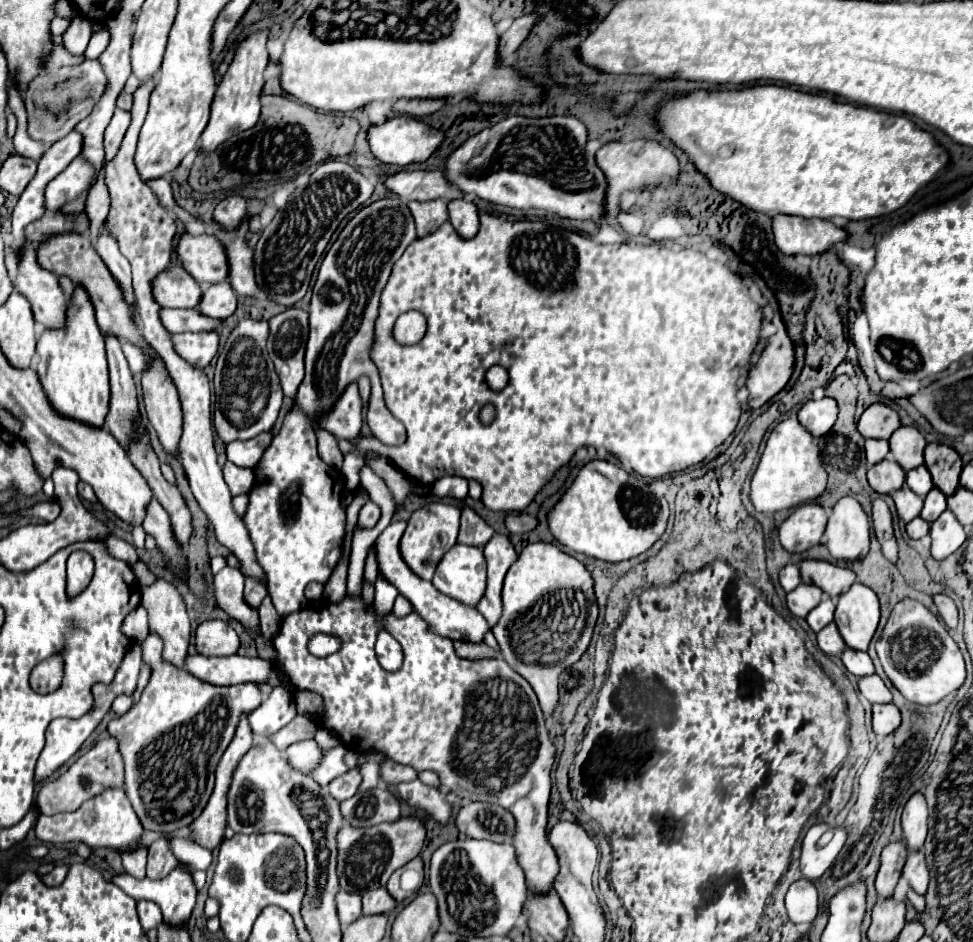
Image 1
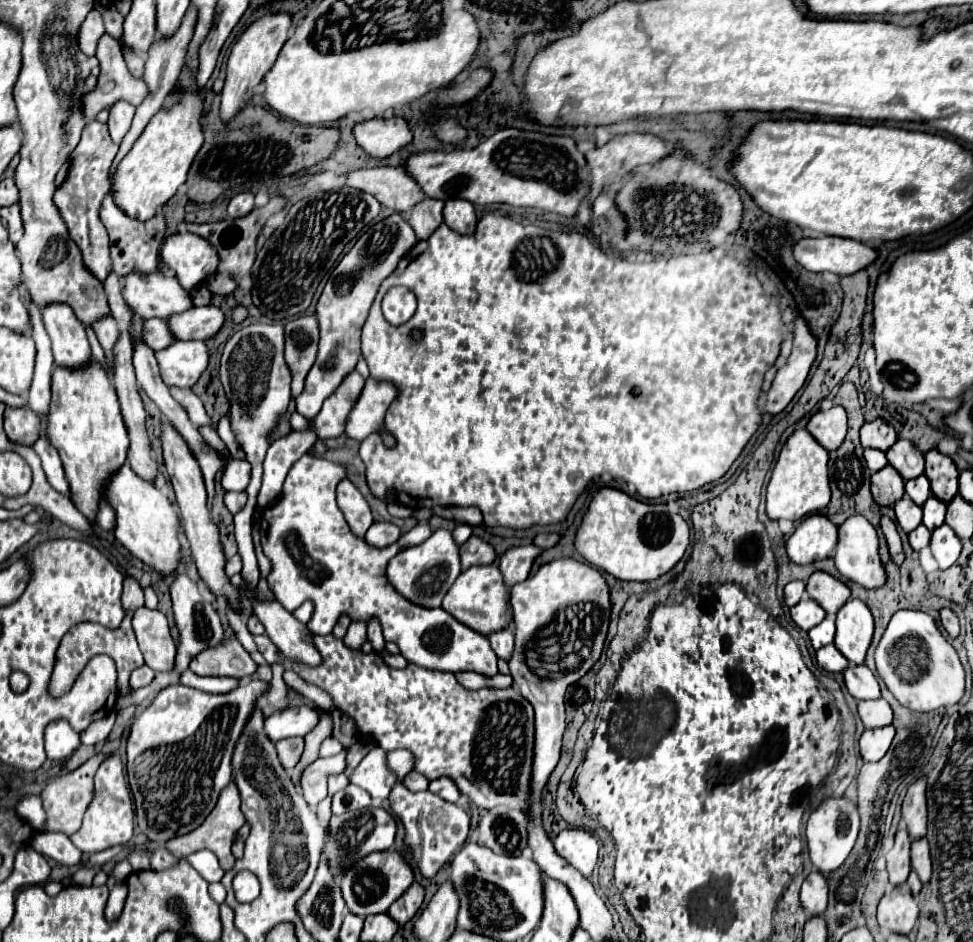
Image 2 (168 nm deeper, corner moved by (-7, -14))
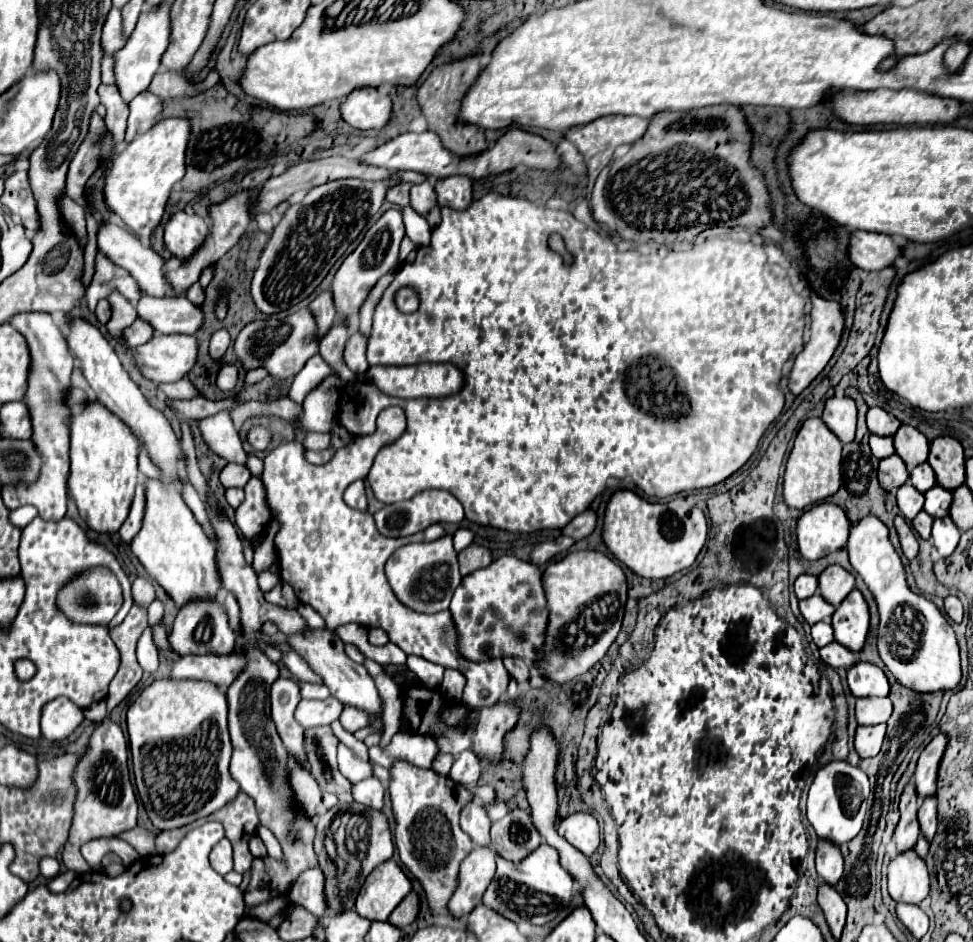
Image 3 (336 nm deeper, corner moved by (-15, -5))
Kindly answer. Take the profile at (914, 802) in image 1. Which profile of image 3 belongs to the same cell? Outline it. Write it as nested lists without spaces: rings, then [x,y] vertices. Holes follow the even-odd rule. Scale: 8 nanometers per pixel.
[[[939,733],[921,751],[919,761],[917,761],[917,769],[915,769],[915,775],[913,775],[913,781],[915,781],[919,797],[935,795],[939,761],[941,761],[941,757],[945,753],[945,747],[947,747],[947,735]]]

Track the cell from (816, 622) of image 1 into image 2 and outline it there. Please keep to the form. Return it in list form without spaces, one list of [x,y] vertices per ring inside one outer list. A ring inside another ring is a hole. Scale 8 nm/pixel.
[[[825,618],[821,624],[813,626],[809,630],[809,638],[811,638],[811,644],[815,650],[819,650],[821,646],[827,646],[833,642],[835,638],[835,620],[831,618]]]

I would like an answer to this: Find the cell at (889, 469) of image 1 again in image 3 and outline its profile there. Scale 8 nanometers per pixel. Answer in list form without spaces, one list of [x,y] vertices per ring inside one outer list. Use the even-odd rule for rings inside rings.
[[[891,455],[879,463],[879,483],[885,491],[899,489],[909,479],[909,473],[899,455]]]

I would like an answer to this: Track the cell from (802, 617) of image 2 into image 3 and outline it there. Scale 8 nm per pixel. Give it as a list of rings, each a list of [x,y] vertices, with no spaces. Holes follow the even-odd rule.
[[[815,593],[809,599],[799,601],[799,609],[801,609],[801,615],[805,617],[805,621],[809,625],[815,625],[819,621],[829,621],[831,615],[833,615],[833,611],[835,611],[833,605],[829,605],[819,593]]]

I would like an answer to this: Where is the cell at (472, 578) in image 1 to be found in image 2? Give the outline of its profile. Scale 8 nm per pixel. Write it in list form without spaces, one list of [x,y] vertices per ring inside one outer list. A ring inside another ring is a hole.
[[[471,566],[459,574],[457,582],[449,588],[443,598],[443,610],[453,614],[461,624],[489,636],[501,628],[513,628],[513,612],[509,608],[507,588],[497,566]]]

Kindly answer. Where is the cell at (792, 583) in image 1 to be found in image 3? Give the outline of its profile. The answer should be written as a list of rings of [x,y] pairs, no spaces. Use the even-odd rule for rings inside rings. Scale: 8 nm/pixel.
[[[799,575],[795,581],[795,595],[797,599],[807,599],[817,591],[817,577],[813,575]]]

